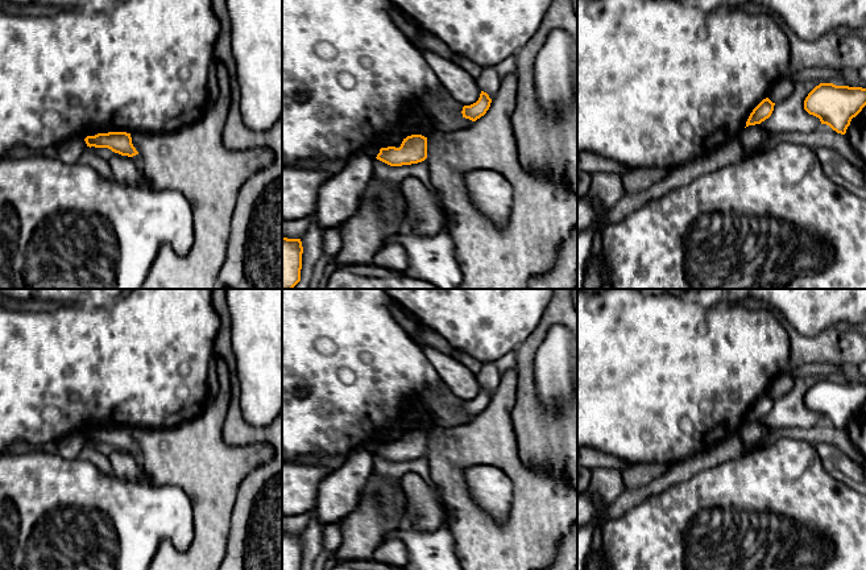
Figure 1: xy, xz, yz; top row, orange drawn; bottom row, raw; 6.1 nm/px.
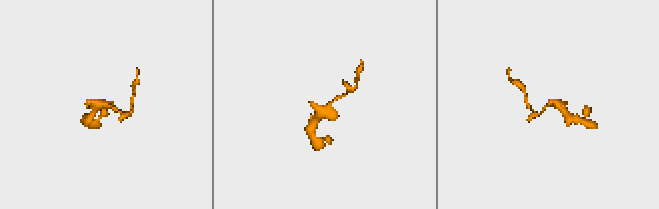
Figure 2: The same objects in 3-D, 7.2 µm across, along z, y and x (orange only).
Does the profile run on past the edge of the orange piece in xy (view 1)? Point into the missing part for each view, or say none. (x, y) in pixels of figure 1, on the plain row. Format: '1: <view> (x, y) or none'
1: none

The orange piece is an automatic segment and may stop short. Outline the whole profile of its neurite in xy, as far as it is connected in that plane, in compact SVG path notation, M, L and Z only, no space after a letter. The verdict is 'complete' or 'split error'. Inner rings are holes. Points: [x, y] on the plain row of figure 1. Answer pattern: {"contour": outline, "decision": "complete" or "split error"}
{"contour": "M127 428L98 429L95 431L87 431L84 437L90 443L108 443L121 451L133 453L138 450L132 439L130 429Z", "decision": "complete"}

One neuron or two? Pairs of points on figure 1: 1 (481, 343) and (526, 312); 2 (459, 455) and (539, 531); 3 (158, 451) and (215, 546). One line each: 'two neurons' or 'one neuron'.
1: one neuron
2: one neuron
3: one neuron

